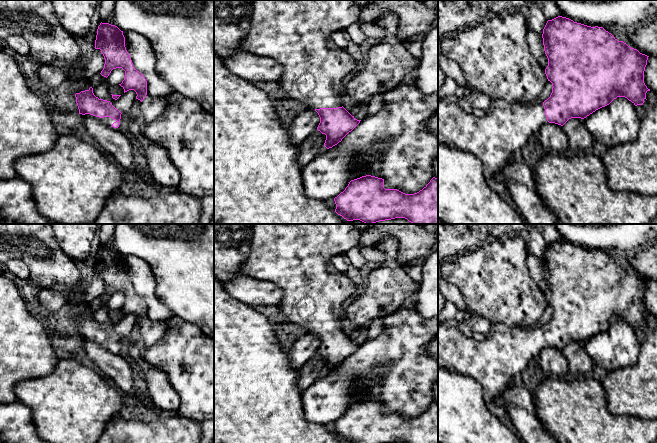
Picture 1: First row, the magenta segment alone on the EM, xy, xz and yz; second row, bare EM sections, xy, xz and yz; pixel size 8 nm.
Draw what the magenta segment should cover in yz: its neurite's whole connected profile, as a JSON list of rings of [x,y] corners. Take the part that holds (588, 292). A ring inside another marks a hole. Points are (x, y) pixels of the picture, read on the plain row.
[[[558,240],[547,245],[542,262],[544,275],[548,282],[545,298],[553,310],[550,321],[544,326],[537,325],[525,329],[495,323],[491,324],[484,340],[477,340],[466,336],[455,319],[438,325],[438,368],[468,376],[477,381],[482,387],[484,401],[487,405],[500,397],[501,392],[513,382],[515,375],[521,373],[527,364],[539,356],[546,347],[563,350],[571,342],[584,343],[596,334],[609,329],[617,321],[625,321],[635,330],[642,329],[646,323],[646,317],[650,315],[644,307],[644,295],[649,280],[631,272],[623,265],[618,265],[603,251],[591,251]]]

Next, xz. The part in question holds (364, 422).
[[[366,399],[351,404],[334,425],[335,436],[344,443],[438,443],[438,403],[433,401],[417,417],[405,418],[397,413],[385,413],[382,402]]]

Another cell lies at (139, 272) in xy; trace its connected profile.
[[[123,256],[123,259],[134,292],[147,305],[147,319],[167,322],[174,314],[156,297],[156,280],[149,264],[135,256]]]

